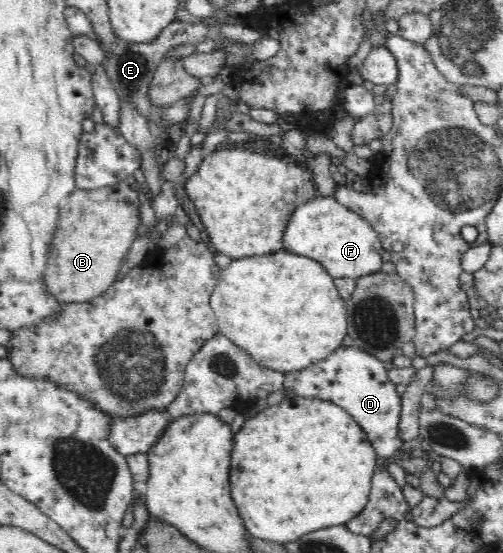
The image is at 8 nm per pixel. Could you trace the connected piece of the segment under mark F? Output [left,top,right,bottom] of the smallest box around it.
[282,196,384,277]

